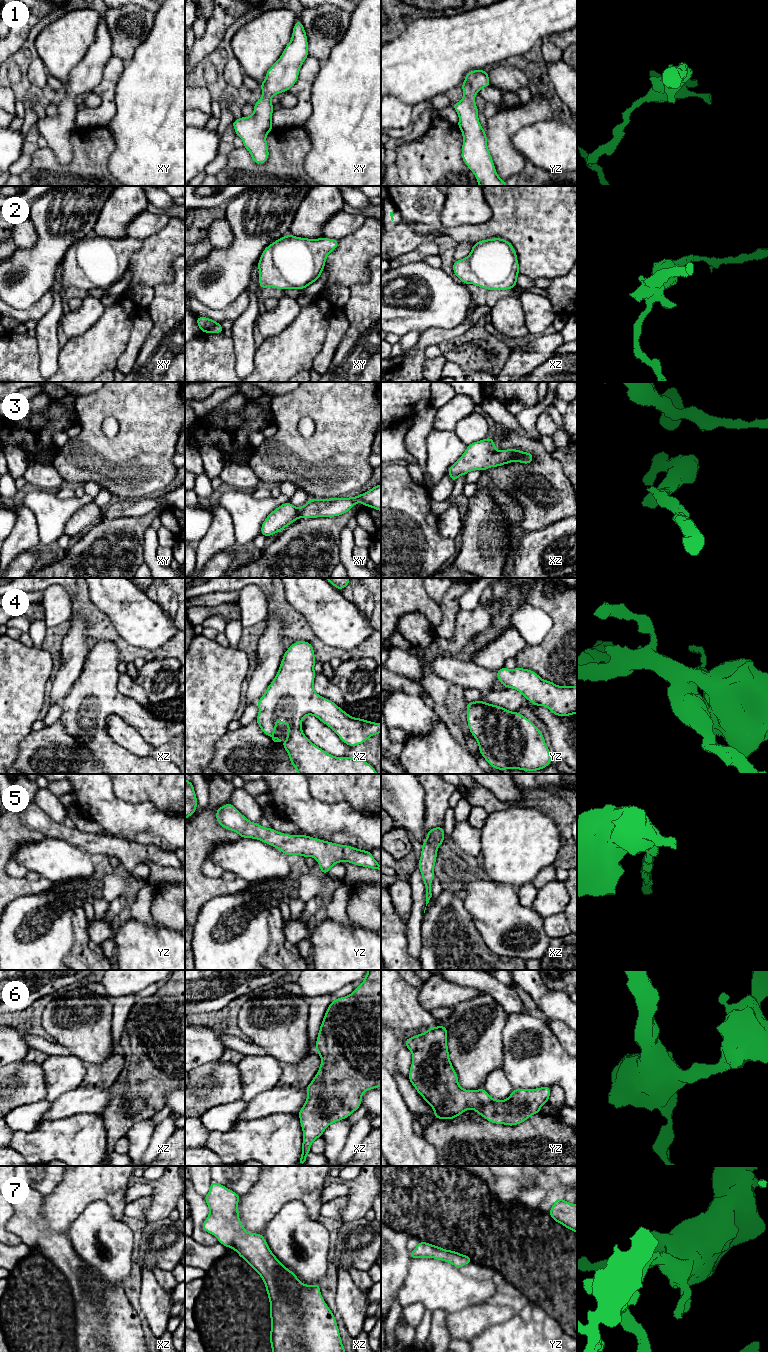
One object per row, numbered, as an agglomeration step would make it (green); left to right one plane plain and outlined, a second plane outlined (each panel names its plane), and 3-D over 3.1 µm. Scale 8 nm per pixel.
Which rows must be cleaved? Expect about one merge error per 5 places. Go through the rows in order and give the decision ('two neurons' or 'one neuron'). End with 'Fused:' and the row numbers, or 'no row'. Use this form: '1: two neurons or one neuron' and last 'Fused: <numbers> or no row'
1: one neuron
2: one neuron
3: one neuron
4: one neuron
5: one neuron
6: one neuron
7: one neuron
Fused: no row

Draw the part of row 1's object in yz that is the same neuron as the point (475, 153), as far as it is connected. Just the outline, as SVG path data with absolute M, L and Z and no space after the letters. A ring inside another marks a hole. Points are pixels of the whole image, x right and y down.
M485 69L466 74L462 83L463 99L451 106L459 116L458 127L463 135L462 159L475 175L479 186L507 186L500 179L487 146L487 136L478 119L475 96L484 87L491 85Z

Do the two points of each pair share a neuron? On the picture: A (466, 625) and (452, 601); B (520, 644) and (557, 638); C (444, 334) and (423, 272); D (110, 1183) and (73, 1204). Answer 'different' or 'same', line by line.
A: different
B: different
C: different
D: same

